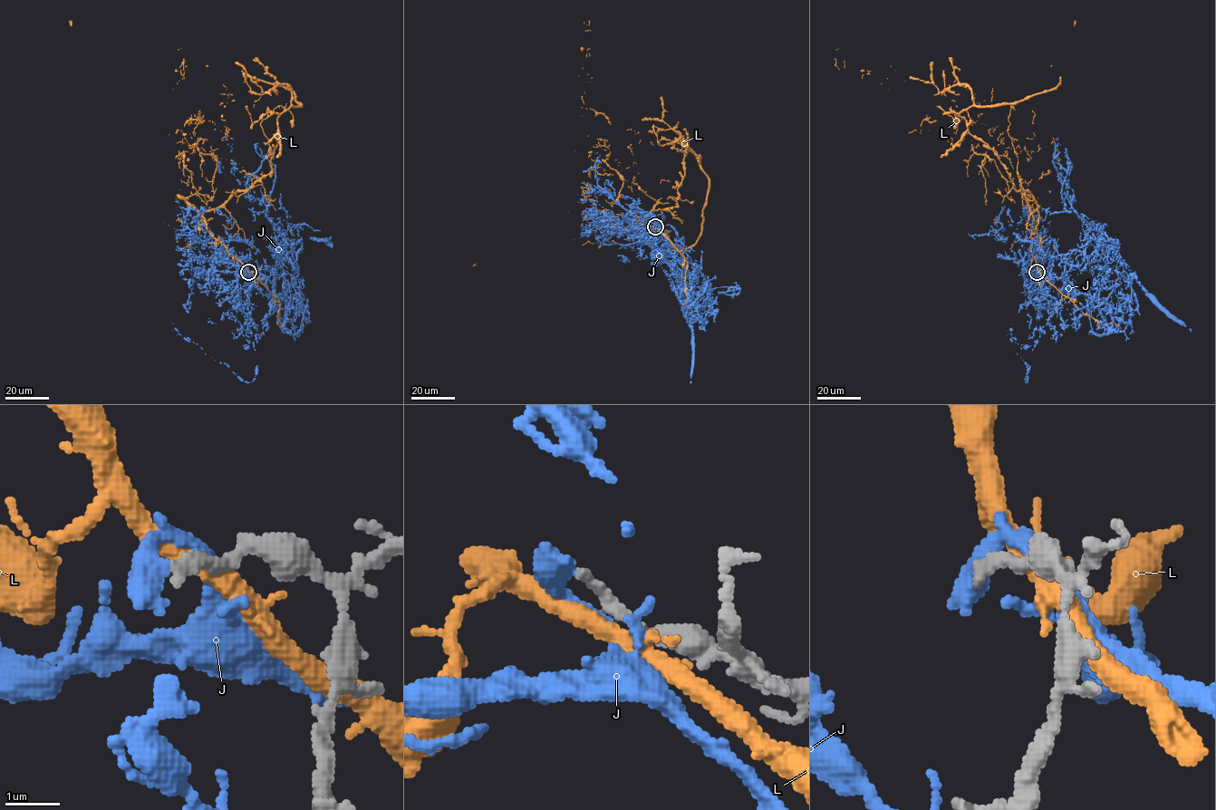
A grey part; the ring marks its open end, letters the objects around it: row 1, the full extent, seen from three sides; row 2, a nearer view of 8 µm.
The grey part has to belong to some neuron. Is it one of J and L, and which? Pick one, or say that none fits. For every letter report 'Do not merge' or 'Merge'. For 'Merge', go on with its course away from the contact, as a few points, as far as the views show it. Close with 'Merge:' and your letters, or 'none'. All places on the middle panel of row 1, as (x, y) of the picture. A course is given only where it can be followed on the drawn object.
J: Merge. Its course: (655, 226), (682, 267), (685, 310), (687, 287), (673, 273), (673, 255), (669, 262), (641, 259), (633, 246)
L: Do not merge
Merge: J

